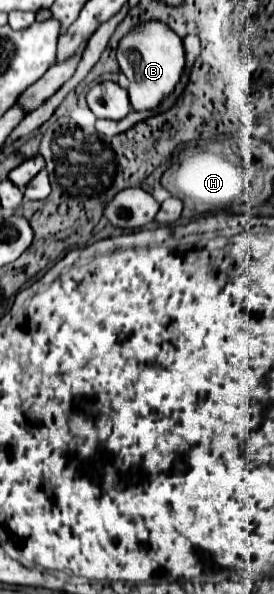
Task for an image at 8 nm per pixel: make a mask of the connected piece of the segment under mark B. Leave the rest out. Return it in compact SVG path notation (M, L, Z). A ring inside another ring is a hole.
M150 19L136 23L116 47L116 59L122 73L128 77L128 95L130 103L136 111L154 109L162 103L166 95L170 95L180 81L184 69L184 47L182 39L168 29L162 21Z

